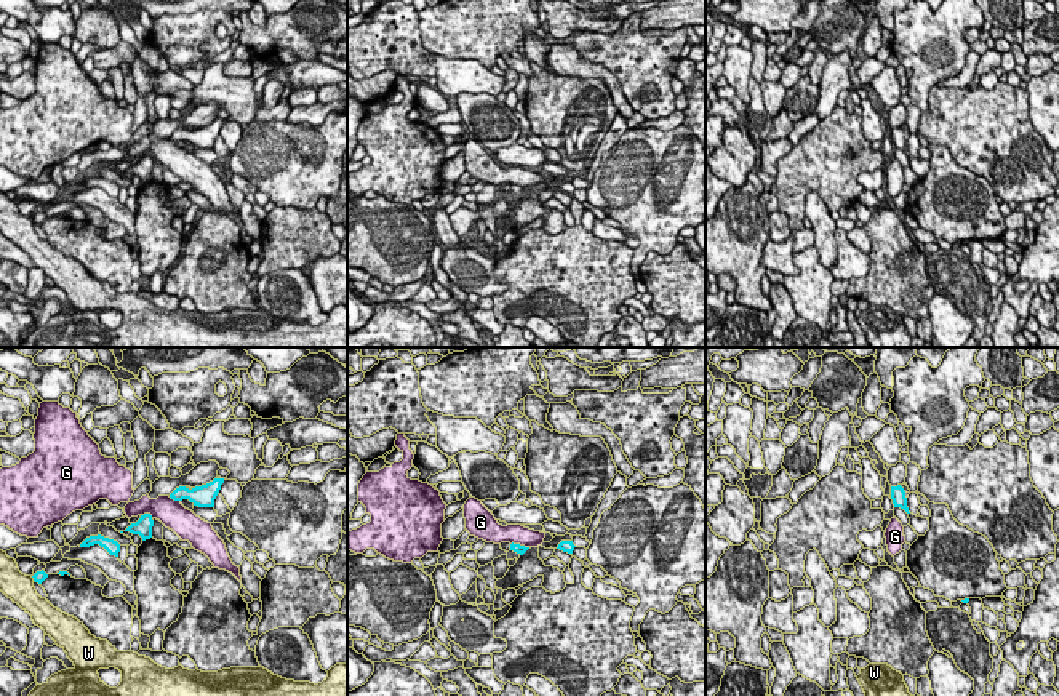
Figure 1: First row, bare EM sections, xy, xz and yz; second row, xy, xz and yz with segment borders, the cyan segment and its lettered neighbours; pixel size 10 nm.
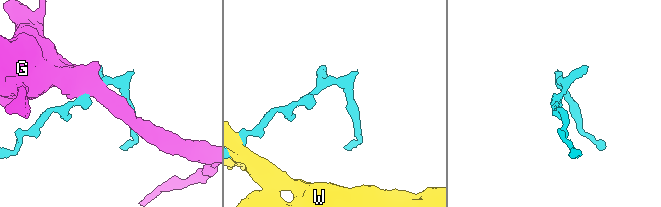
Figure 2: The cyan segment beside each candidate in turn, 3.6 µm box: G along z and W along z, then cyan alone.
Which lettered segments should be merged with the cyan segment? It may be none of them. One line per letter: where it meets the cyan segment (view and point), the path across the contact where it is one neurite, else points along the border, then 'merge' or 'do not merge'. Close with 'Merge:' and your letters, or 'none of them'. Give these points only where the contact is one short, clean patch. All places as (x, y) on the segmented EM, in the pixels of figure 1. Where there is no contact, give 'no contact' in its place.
G: contact xy (147, 514); border xy (141, 514), (152, 517); do not merge
W: contact xy (32, 576); do not merge
Merge: none of them

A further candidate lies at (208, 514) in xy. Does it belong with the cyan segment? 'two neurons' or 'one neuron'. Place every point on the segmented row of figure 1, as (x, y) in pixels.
two neurons

